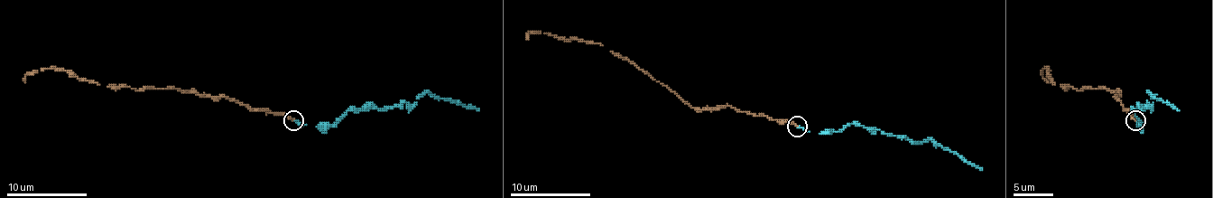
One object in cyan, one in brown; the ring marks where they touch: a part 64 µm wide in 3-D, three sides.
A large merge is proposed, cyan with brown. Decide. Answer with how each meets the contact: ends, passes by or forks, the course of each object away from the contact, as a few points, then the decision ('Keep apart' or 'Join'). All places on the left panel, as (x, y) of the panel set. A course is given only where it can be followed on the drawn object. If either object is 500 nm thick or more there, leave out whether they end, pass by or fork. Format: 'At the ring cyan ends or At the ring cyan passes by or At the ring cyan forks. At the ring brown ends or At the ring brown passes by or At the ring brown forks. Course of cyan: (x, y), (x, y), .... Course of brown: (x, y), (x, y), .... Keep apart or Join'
At the ring cyan ends. At the ring brown ends. Course of cyan: (294, 120), (326, 127), (348, 110), (414, 105), (417, 98), (430, 92), (479, 110). Course of brown: (294, 118), (250, 108), (226, 97), (170, 89), (135, 90), (79, 80), (65, 70), (32, 70), (25, 82). Join

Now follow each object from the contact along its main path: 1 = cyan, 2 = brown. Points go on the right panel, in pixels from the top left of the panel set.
1: (1134, 120), (1143, 127), (1133, 110), (1151, 105), (1152, 98), (1149, 92), (1179, 110)
2: (1134, 118), (1115, 97), (1116, 92), (1054, 84), (1049, 70), (1042, 70), (1049, 82)

